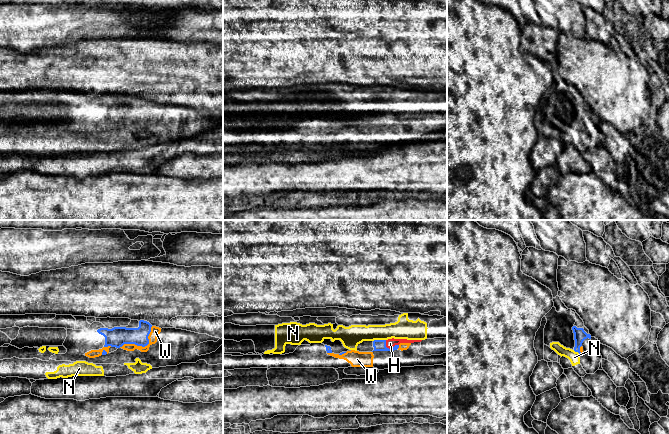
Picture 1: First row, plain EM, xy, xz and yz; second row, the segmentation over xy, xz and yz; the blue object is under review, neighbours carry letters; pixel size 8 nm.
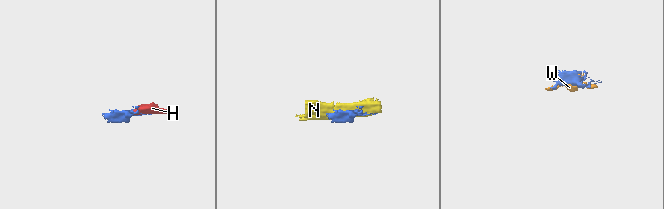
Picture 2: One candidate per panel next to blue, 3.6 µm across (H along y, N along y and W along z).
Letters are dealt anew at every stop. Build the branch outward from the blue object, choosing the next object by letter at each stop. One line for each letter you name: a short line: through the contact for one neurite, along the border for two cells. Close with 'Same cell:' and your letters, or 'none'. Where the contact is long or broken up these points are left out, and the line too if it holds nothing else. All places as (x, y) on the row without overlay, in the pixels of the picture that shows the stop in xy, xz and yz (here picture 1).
Same cell: H, N, W

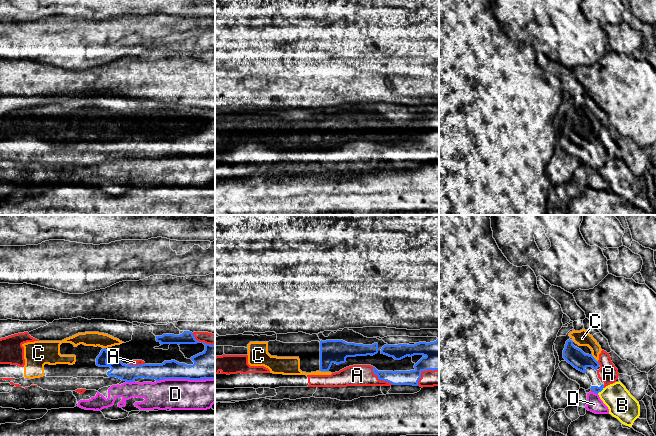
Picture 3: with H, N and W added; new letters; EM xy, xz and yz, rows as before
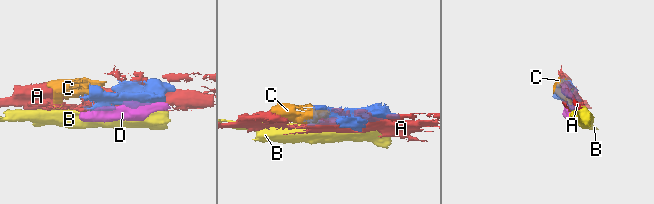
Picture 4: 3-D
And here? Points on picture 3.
Same cell: A, C

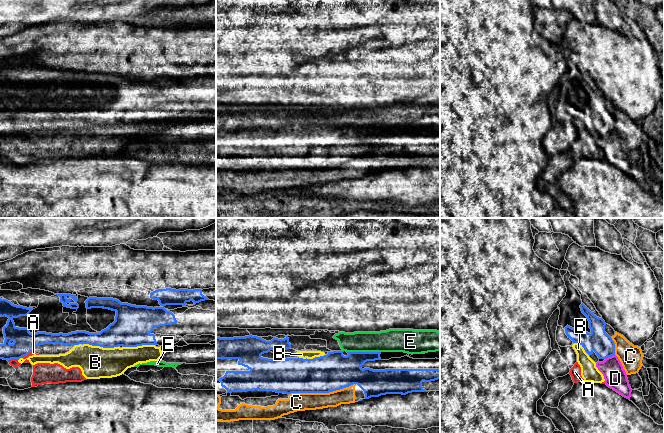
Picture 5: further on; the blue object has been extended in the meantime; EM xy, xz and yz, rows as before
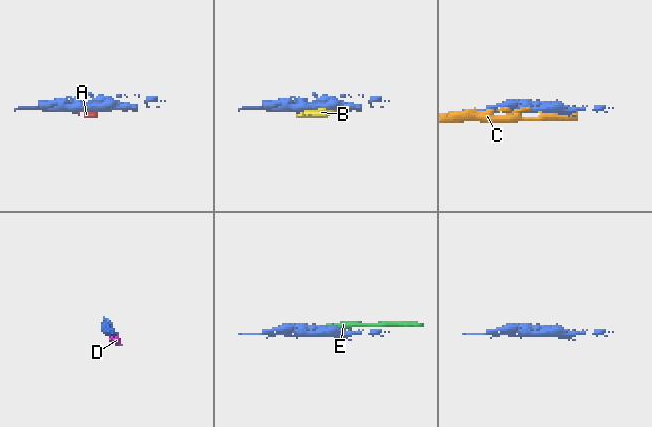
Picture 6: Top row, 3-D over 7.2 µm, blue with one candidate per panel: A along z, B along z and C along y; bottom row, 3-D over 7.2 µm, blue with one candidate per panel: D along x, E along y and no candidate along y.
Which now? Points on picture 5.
Same cell: none

